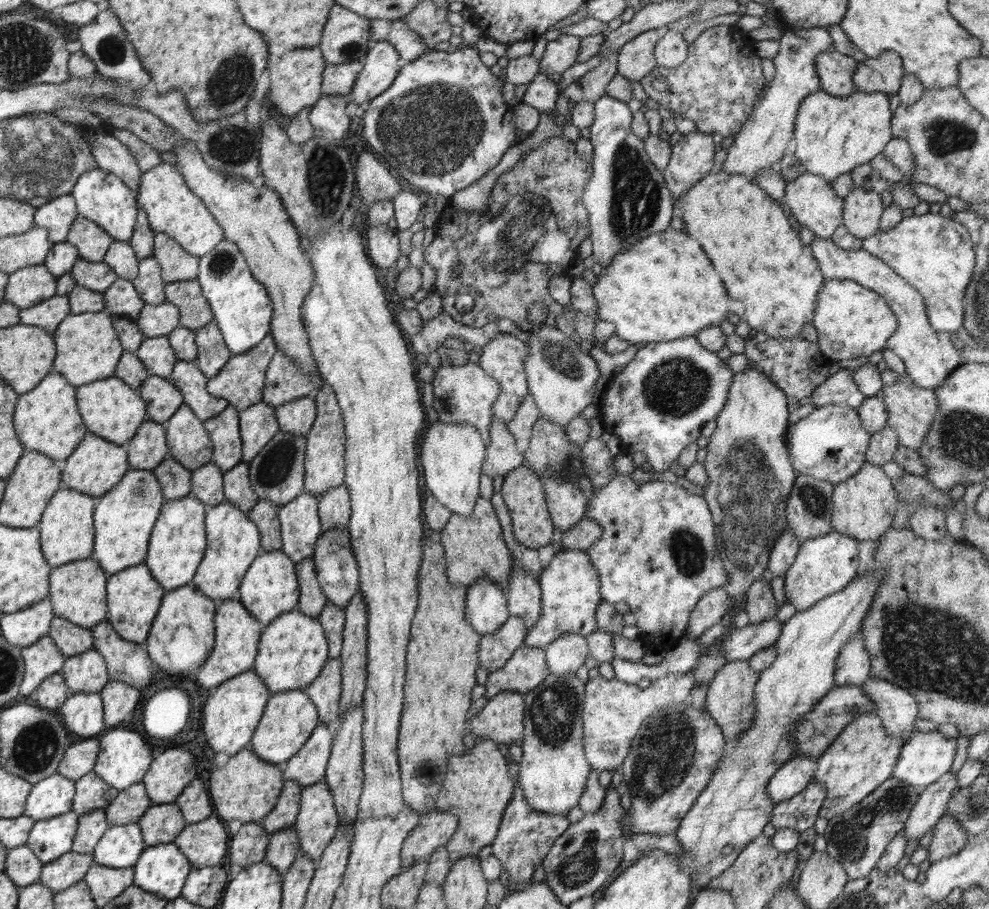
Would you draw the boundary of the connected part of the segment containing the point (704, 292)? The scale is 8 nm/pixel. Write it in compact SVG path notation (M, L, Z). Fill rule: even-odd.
M672 228L658 234L650 234L642 242L634 244L632 250L626 250L622 254L618 252L614 256L614 262L597 276L593 295L599 305L597 318L612 322L615 326L615 336L630 344L695 336L703 328L718 326L726 320L728 314L728 294L712 262L706 258L706 254L702 254L702 248L698 242L694 242L694 238L688 238L684 232Z

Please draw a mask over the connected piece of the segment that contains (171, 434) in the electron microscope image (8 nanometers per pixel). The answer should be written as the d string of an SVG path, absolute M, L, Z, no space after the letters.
M180 405L164 427L169 454L182 466L193 471L212 461L212 441L189 406Z

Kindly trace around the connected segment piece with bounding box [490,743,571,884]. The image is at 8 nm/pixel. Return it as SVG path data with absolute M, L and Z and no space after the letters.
M499 743L497 747L507 760L509 773L515 782L515 789L513 798L509 800L509 804L506 805L504 814L502 814L498 835L494 842L490 844L492 848L491 854L501 862L501 867L508 872L509 880L514 881L516 884L518 882L531 883L536 867L541 864L550 847L556 842L556 839L568 830L571 822L565 816L539 813L527 805L523 790L519 785L519 774L517 773L519 764L513 761L509 748L506 748L505 744Z

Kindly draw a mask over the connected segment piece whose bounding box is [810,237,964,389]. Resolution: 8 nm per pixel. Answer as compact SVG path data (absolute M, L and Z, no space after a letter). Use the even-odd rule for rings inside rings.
M831 238L815 239L810 244L814 258L818 262L819 269L825 278L853 280L874 292L877 292L882 298L885 298L886 304L898 319L898 326L892 336L886 341L886 349L891 350L898 358L902 359L905 366L904 372L910 375L910 378L922 388L933 389L941 384L951 372L960 366L963 362L961 358L961 351L954 348L952 341L950 341L950 333L940 332L934 330L929 323L926 312L926 305L924 297L911 285L908 284L899 274L894 272L885 262L876 258L873 254L866 252L864 249L860 250L846 250L840 246L836 246Z

